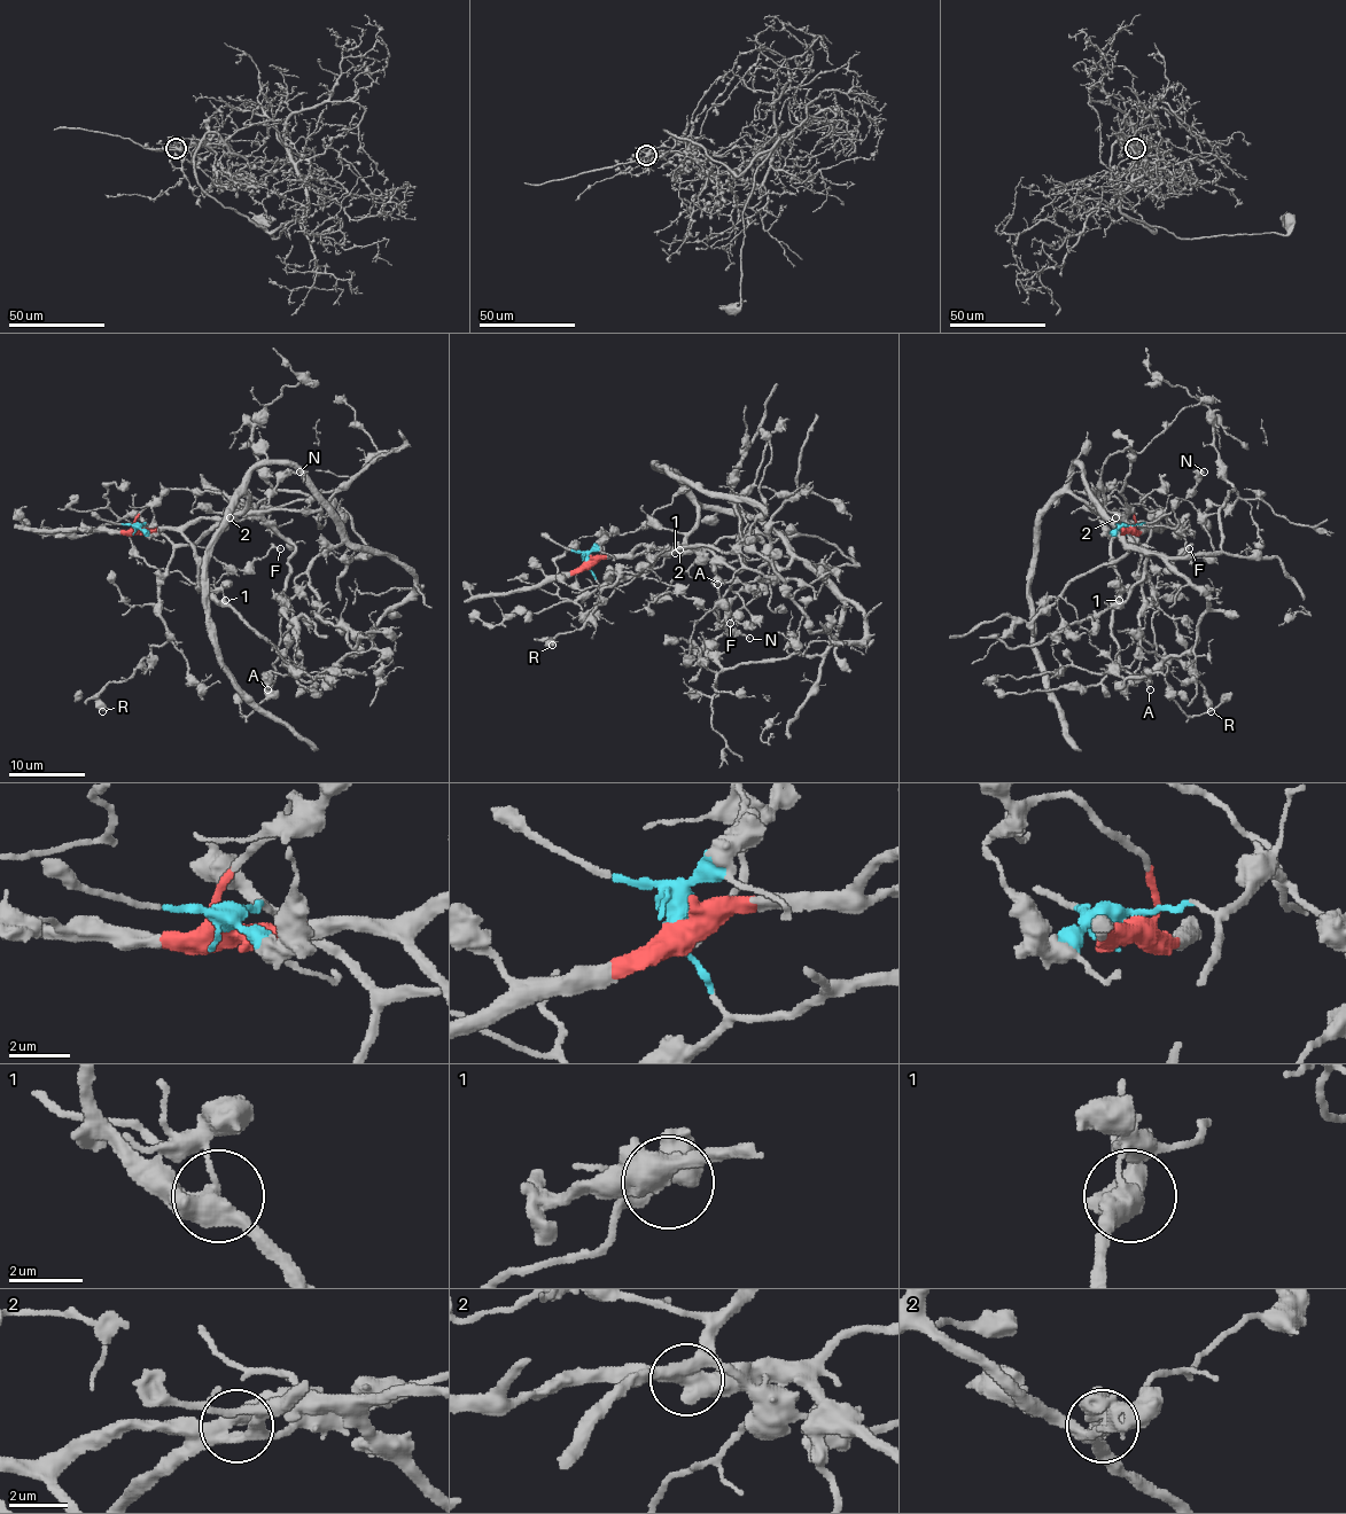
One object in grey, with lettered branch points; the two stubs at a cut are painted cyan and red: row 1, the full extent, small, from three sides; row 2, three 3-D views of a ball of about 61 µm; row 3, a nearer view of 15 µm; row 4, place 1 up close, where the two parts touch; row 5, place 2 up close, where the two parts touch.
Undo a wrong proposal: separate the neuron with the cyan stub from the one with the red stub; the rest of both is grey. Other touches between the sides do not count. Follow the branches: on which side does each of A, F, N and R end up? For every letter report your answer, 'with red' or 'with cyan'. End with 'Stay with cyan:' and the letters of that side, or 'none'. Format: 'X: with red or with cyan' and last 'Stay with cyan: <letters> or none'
A: with red
F: with cyan
N: with red
R: with cyan
Stay with cyan: F, R

